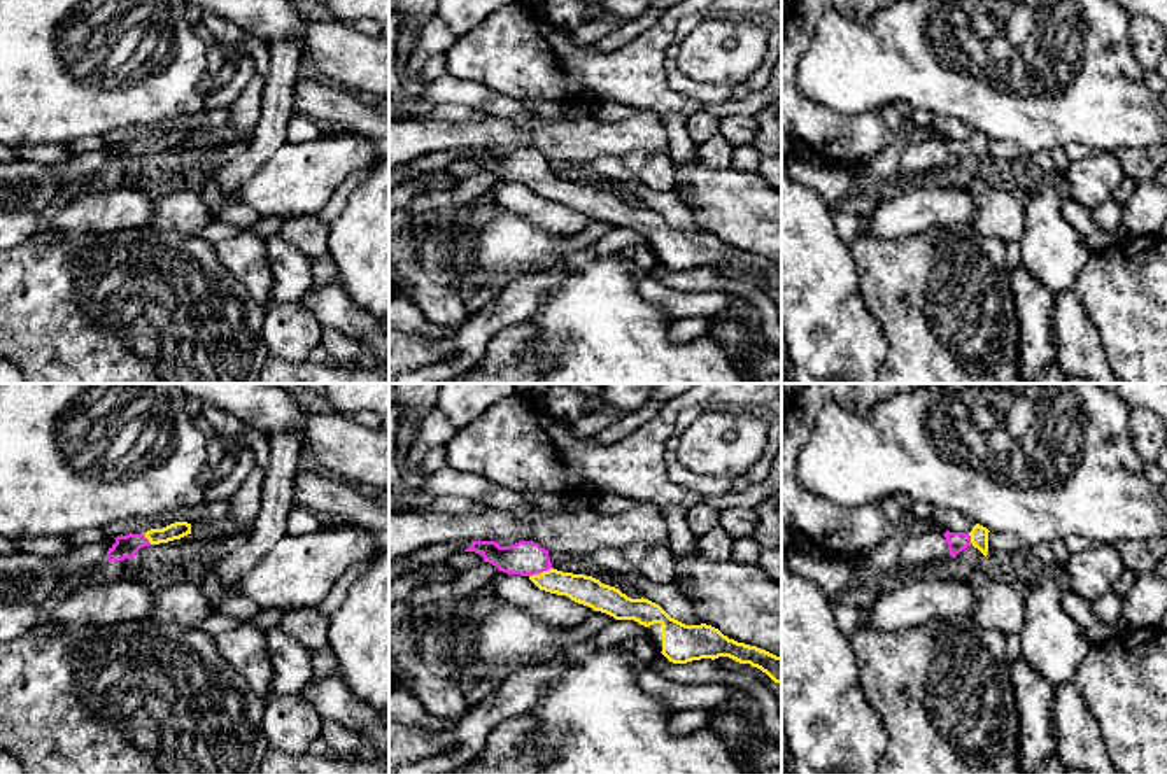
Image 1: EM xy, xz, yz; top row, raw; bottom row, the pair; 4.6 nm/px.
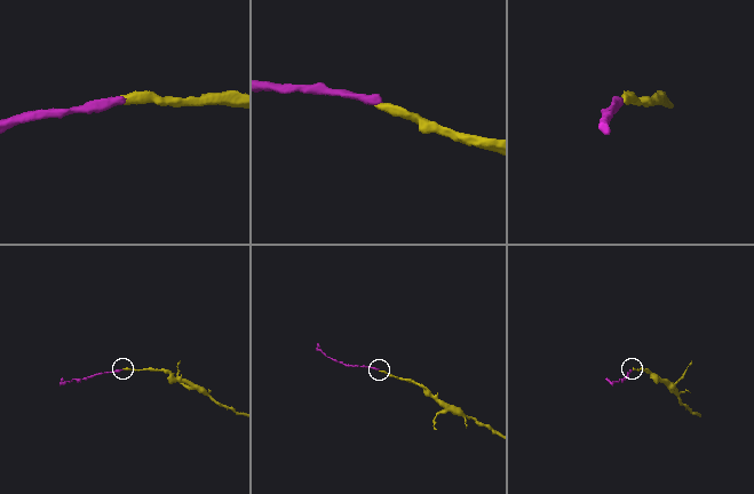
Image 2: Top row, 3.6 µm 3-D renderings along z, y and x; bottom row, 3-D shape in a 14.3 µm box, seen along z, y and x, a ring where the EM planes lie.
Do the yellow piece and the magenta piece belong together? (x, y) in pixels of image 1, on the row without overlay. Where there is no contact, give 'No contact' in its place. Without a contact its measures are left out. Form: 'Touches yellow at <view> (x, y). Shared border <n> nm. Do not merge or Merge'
Touches yellow at xz (540, 181). Shared border 120 nm. Merge

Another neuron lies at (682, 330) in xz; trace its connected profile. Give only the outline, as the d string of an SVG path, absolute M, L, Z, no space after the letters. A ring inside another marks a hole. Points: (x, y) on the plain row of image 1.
M687 317L671 324L669 340L676 345L689 343L696 338L706 336L710 333L710 324L706 317Z

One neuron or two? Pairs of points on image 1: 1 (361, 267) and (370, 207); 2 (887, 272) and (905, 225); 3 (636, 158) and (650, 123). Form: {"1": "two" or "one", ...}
{"1": "one", "2": "two", "3": "two"}

